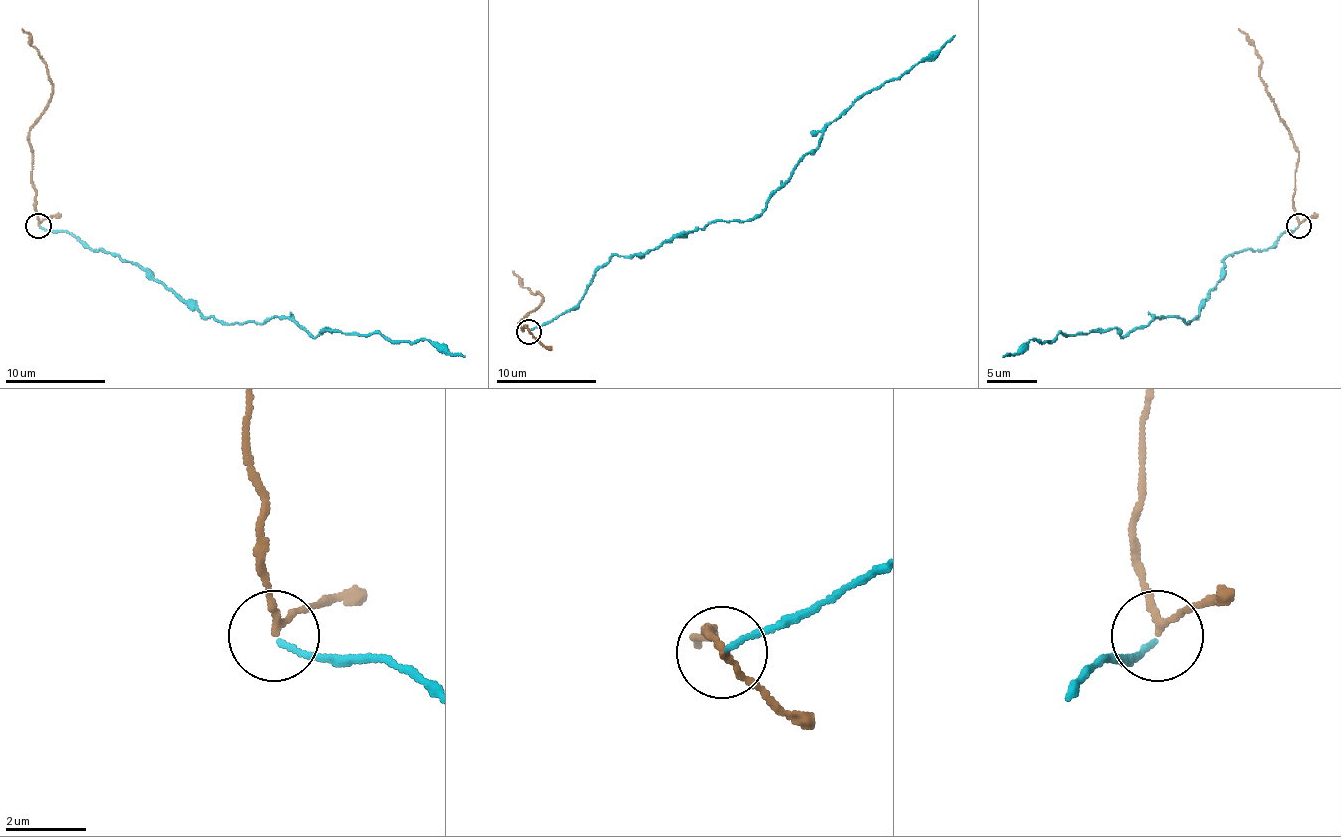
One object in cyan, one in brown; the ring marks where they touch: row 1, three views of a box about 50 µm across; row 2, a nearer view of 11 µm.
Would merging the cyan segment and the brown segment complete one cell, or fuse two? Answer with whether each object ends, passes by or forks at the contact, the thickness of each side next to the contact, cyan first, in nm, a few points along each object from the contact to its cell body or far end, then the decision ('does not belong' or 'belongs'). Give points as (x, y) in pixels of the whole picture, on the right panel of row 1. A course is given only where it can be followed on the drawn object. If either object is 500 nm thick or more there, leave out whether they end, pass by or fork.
cyan ends | brown passes by | 120/150 nm | cyan via (1298, 227), (1265, 250), (1233, 252), (1188, 322), (1152, 317), (1122, 337), (1115, 327), (1060, 332), (1002, 357) | brown via (1298, 224), (1293, 204), (1295, 144), (1273, 104), (1258, 51), (1238, 29) | does not belong

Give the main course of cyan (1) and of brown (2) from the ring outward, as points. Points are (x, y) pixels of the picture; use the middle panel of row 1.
1: (530, 330), (570, 310), (613, 255), (643, 255), (718, 220), (754, 220), (821, 132), (954, 35)
2: (528, 330), (525, 325), (520, 328), (520, 320), (543, 298), (530, 290), (513, 270)

